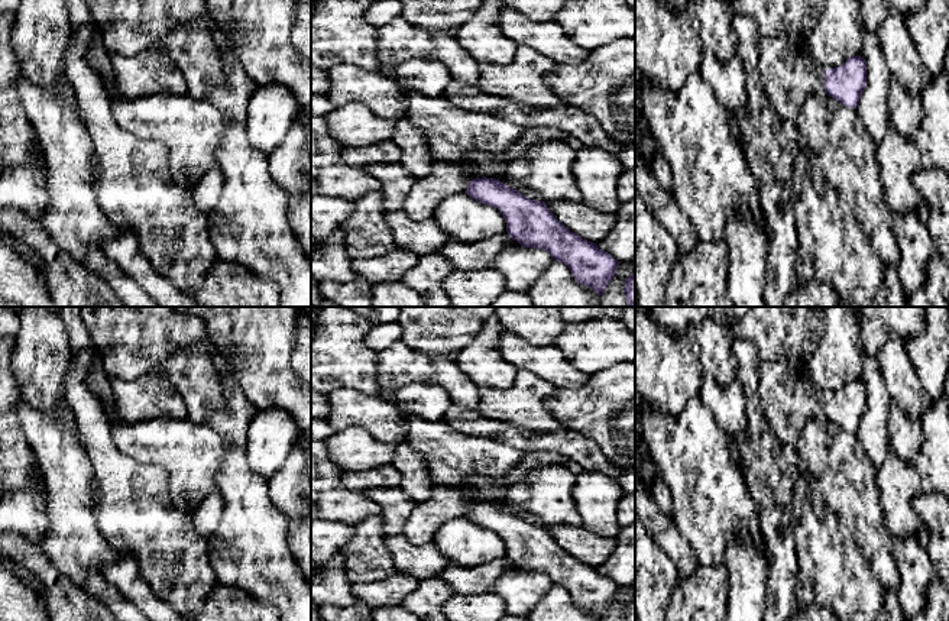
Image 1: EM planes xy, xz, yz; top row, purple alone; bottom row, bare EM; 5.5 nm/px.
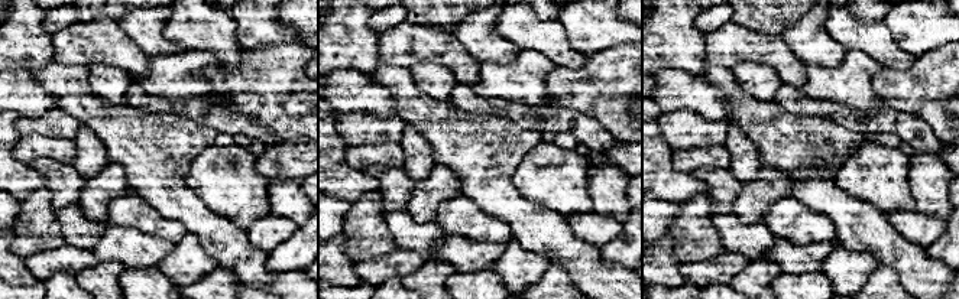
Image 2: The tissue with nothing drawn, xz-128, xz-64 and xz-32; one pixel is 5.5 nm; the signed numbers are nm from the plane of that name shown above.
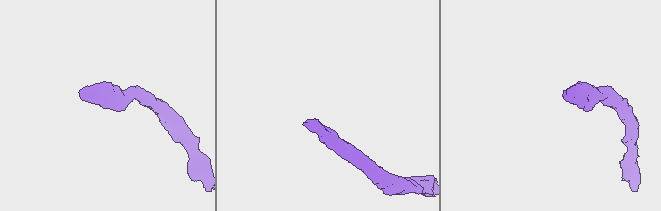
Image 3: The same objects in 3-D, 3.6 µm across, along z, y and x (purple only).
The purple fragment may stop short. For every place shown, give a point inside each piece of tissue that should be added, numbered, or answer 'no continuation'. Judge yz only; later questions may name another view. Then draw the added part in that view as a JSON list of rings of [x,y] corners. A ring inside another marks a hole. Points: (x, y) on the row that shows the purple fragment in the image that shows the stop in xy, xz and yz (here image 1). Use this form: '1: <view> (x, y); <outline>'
1: yz (789, 73); [[[786,33],[762,38],[759,74],[765,94],[783,120],[794,120],[809,96],[825,93],[825,68],[812,58],[806,39]]]

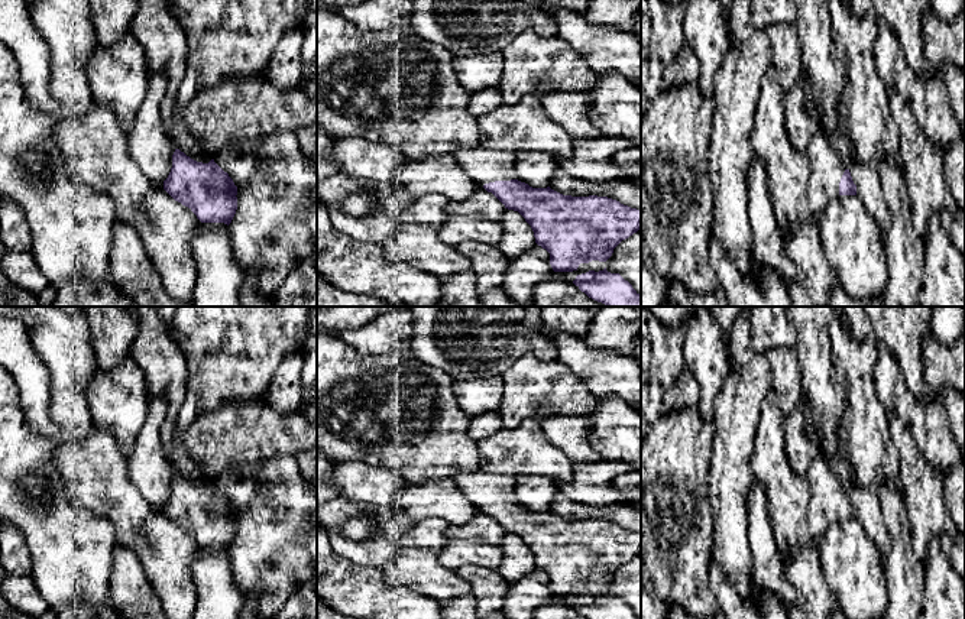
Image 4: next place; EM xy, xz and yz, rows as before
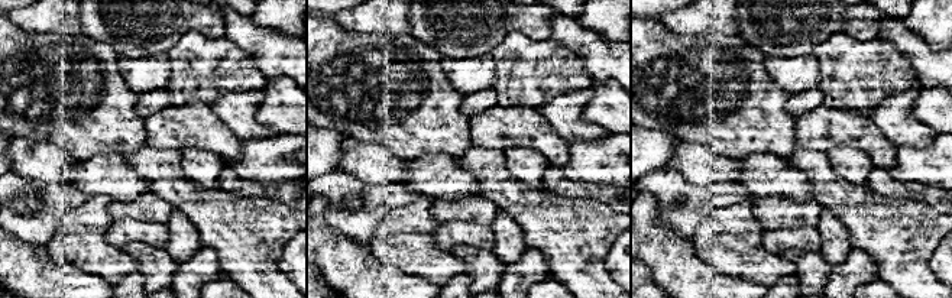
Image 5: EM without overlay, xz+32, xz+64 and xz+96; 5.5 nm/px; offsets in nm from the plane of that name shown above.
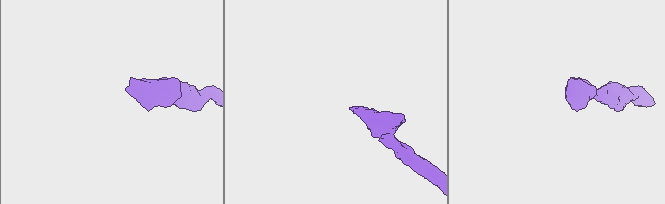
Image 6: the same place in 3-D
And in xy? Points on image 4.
no continuation

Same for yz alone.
1: yz (826, 167); [[[820,127],[815,130],[804,153],[810,166],[807,198],[812,213],[819,215],[829,201],[839,195],[845,165]]]

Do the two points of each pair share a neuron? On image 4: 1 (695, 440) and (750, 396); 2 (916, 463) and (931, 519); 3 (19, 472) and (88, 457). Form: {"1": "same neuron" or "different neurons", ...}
{"1": "different neurons", "2": "same neuron", "3": "different neurons"}

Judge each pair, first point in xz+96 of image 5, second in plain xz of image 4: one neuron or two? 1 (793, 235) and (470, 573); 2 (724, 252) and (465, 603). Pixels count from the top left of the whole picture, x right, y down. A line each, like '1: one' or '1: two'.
1: two
2: two

